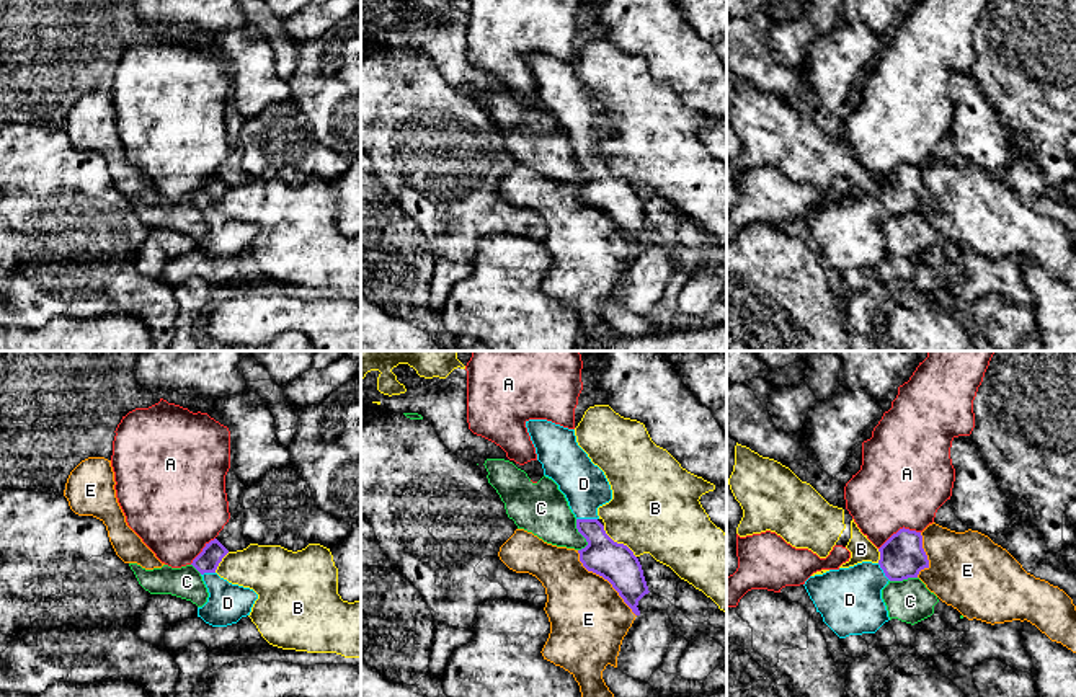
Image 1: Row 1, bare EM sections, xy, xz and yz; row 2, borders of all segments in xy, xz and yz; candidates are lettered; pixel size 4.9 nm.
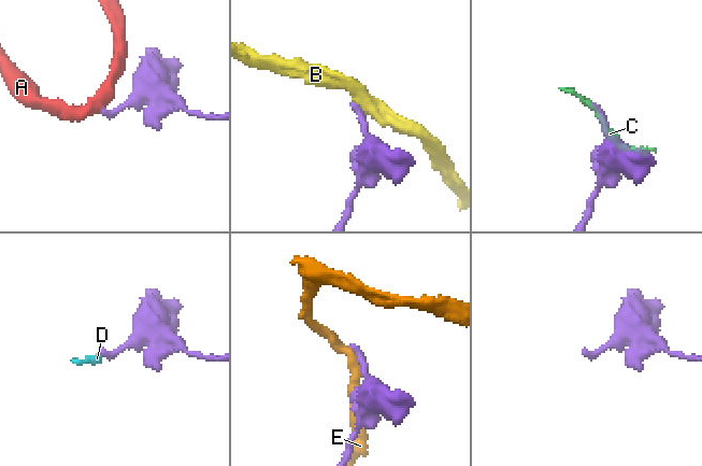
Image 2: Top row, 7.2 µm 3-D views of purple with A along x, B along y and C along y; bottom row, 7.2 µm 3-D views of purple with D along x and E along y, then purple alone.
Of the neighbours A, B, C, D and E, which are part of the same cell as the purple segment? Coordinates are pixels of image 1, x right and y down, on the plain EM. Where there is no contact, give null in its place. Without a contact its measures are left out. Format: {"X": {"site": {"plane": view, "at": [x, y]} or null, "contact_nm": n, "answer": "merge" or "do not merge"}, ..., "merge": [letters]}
{"A": {"site": {"plane": "yz", "at": [900, 164]}, "contact_nm": 220, "answer": "do not merge"}, "B": {"site": {"plane": "xz", "at": [619, 178]}, "contact_nm": 220, "answer": "do not merge"}, "C": {"site": {"plane": "xz", "at": [582, 168]}, "contact_nm": 160, "answer": "do not merge"}, "D": {"site": {"plane": "xz", "at": [586, 154]}, "contact_nm": 100, "answer": "merge"}, "E": {"site": {"plane": "xz", "at": [606, 213]}, "contact_nm": 440, "answer": "do not merge"}, "merge": ["D"]}

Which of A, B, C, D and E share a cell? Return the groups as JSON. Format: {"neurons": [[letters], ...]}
{"neurons": [["A"], ["B"], ["C"], ["D"], ["E"]]}

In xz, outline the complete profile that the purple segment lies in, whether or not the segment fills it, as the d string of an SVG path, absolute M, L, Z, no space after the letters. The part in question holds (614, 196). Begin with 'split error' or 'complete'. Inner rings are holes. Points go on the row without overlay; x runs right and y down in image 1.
split error | M529 54L526 62L544 109L565 129L576 152L576 163L588 176L578 184L580 196L588 206L607 214L632 246L640 250L638 235L650 227L642 199L634 186L614 176L598 155L598 142L612 134L604 106L578 80L575 64L547 54Z

